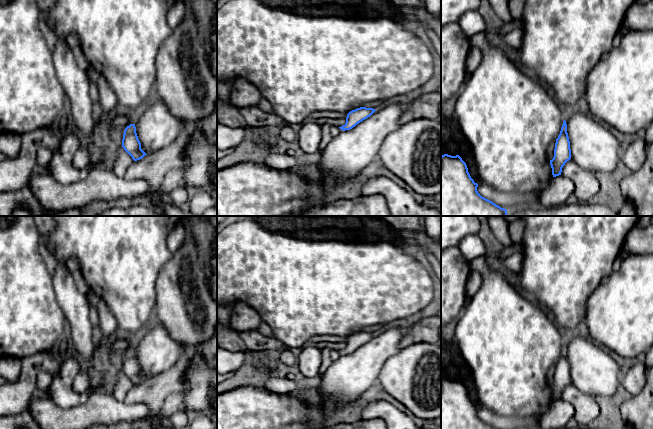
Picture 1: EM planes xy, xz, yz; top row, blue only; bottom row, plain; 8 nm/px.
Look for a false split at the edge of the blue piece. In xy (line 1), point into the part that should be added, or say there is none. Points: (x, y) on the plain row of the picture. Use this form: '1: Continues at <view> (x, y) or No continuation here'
1: No continuation here

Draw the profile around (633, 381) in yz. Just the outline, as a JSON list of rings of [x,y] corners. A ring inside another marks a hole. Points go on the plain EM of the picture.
[[[639,362],[632,365],[622,379],[622,386],[631,396],[638,395],[645,386],[645,367],[644,363]]]

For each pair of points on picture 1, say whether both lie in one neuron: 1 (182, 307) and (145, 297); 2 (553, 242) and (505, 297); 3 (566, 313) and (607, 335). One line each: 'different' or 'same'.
1: different
2: different
3: different

